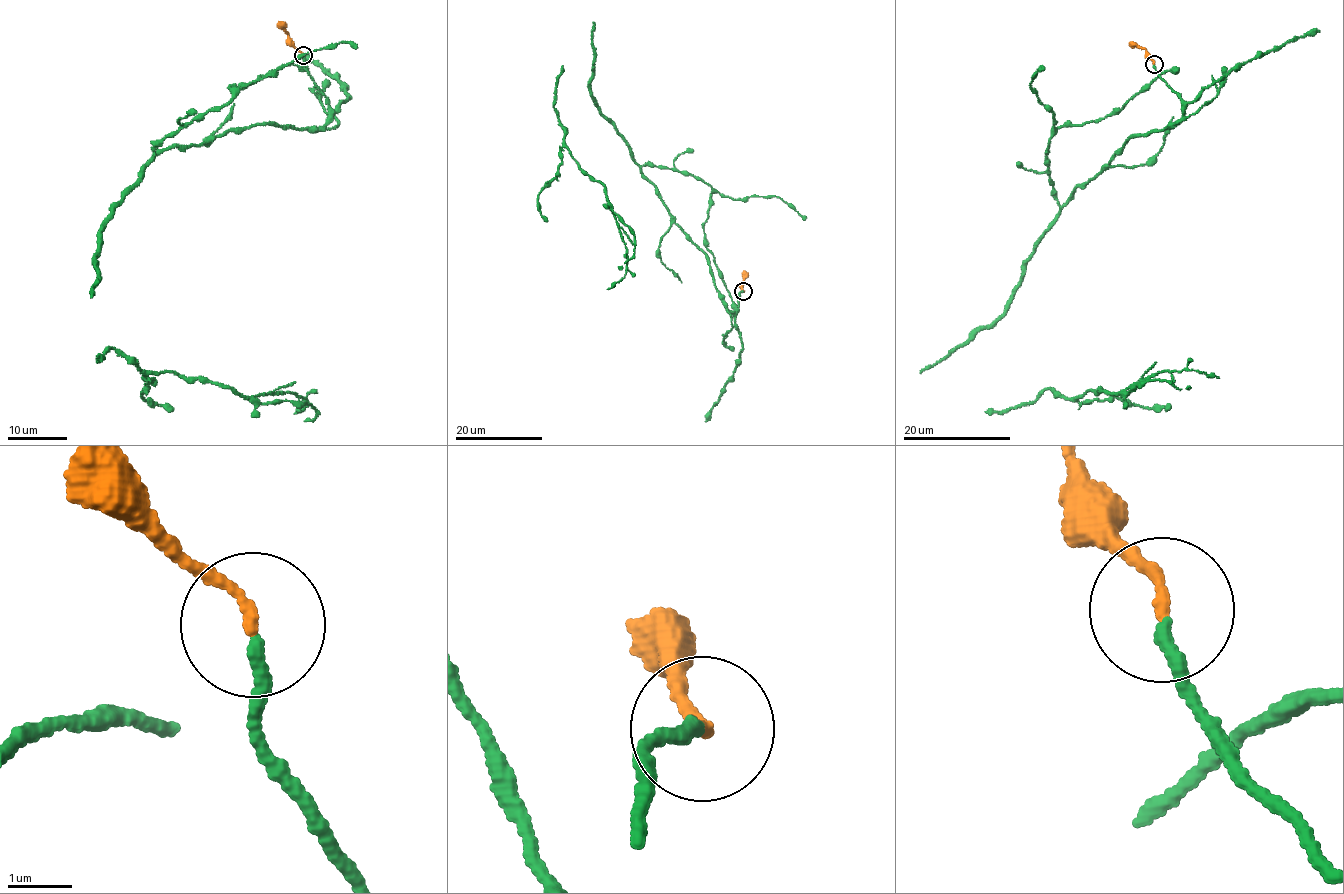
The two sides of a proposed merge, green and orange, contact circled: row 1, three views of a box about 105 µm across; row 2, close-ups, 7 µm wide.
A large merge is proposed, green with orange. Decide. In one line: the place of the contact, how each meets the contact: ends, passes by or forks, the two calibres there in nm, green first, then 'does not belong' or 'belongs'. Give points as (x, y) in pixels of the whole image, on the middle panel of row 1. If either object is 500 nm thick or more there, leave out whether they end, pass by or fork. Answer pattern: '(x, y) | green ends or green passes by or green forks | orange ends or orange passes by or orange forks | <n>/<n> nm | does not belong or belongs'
(743, 291) | green ends | orange ends | 200/180 nm | belongs

